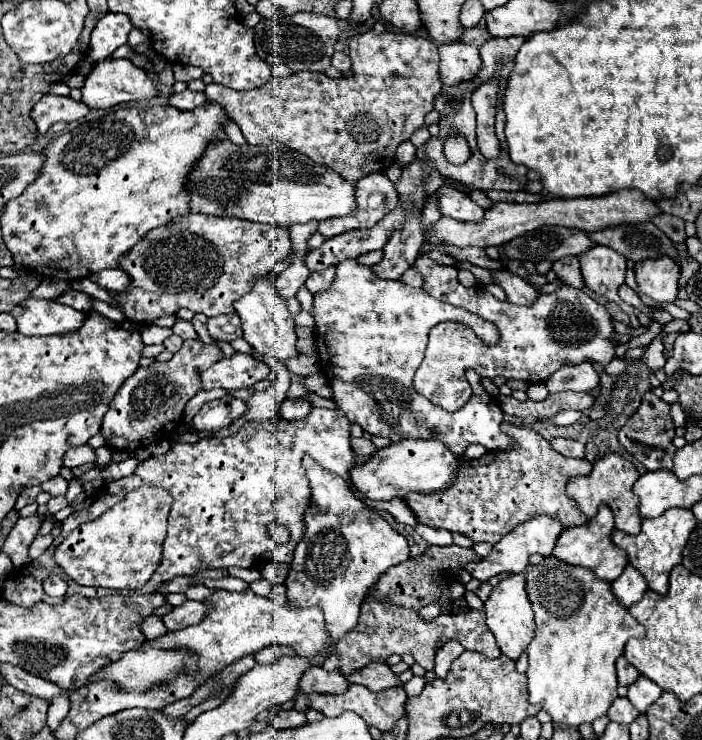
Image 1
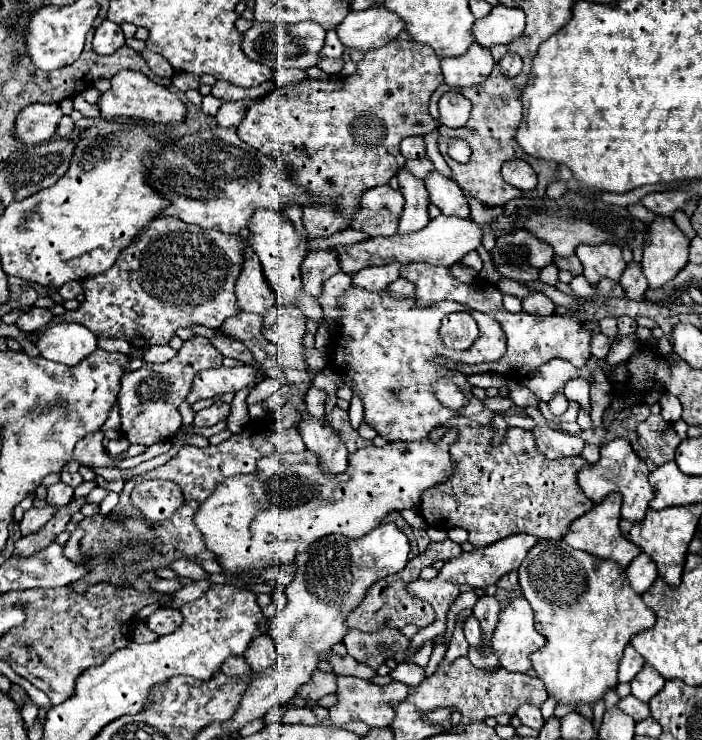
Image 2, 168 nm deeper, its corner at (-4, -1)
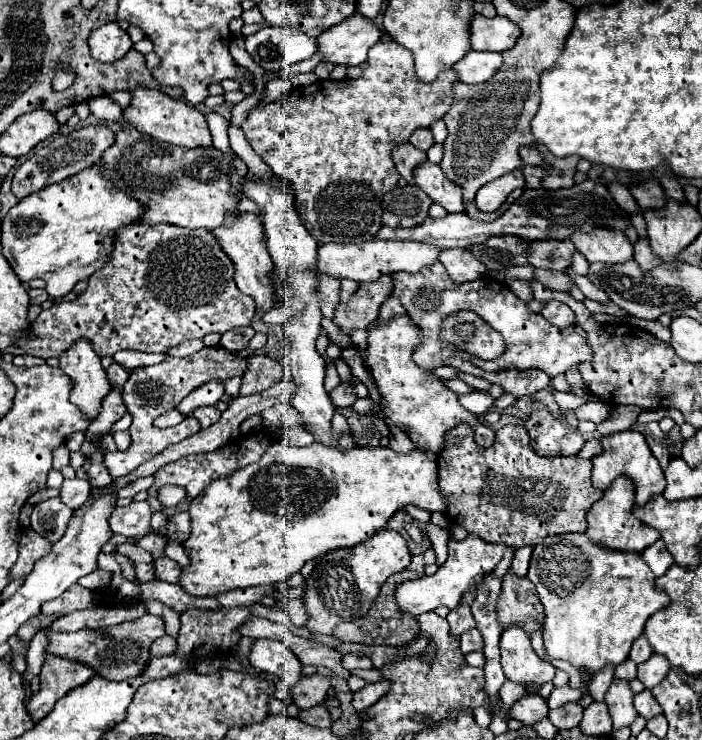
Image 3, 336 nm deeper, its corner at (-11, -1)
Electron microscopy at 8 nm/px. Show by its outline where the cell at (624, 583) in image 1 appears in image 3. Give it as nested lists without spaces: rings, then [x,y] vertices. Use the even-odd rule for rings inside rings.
[[[661,538],[655,544],[651,544],[651,548],[643,550],[643,558],[645,558],[647,566],[653,570],[655,576],[663,576],[667,572],[667,568],[673,564],[671,552],[665,550]]]

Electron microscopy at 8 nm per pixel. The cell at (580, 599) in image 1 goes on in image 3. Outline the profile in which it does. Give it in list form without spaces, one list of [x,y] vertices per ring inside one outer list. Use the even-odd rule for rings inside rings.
[[[555,534],[547,536],[533,548],[527,578],[535,584],[541,604],[545,606],[547,622],[543,624],[545,650],[551,658],[569,660],[579,670],[595,674],[605,664],[621,664],[627,660],[631,644],[643,634],[651,614],[669,604],[667,594],[657,590],[651,568],[645,566],[641,554],[619,554],[619,550],[599,550],[587,542],[587,534]]]

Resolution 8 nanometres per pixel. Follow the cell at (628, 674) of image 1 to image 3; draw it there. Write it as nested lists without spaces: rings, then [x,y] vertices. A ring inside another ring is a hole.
[[[641,634],[641,636],[633,642],[633,648],[631,648],[629,658],[631,658],[633,662],[641,664],[641,662],[649,660],[649,658],[651,658],[651,654],[653,654],[653,650],[651,650],[651,646],[649,646],[649,642],[647,642],[645,634]]]

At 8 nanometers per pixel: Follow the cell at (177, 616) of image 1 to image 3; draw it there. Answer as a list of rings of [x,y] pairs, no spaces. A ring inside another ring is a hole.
[[[145,614],[133,622],[123,622],[117,626],[105,626],[105,628],[83,628],[77,632],[47,632],[47,654],[59,654],[63,658],[71,658],[73,662],[83,662],[85,666],[91,666],[95,674],[101,678],[111,678],[121,682],[123,678],[135,678],[135,674],[143,672],[143,666],[151,660],[149,644],[155,638],[161,638],[165,634],[165,622],[161,616]]]

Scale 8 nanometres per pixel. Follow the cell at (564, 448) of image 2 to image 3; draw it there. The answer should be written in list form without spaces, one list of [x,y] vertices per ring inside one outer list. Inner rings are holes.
[[[547,408],[533,410],[523,426],[539,456],[575,456],[585,444],[579,430],[563,424]]]

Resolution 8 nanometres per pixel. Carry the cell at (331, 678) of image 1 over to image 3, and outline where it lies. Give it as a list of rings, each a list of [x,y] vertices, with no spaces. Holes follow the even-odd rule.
[[[313,674],[313,676],[303,676],[295,686],[291,686],[291,698],[293,704],[299,710],[307,710],[313,708],[317,704],[321,704],[329,692],[331,684],[327,676],[321,674]]]

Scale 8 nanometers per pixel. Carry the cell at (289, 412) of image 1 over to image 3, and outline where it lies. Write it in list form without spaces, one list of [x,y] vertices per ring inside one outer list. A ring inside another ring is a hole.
[[[341,382],[329,396],[331,396],[333,406],[337,406],[337,408],[349,408],[349,406],[353,406],[355,400],[357,400],[355,388],[353,388],[351,384],[345,384],[345,382]]]

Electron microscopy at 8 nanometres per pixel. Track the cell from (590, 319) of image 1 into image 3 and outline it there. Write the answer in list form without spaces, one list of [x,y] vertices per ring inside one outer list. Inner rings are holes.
[[[435,262],[435,266],[429,266],[427,270],[421,270],[419,274],[393,274],[393,292],[391,296],[399,298],[403,302],[403,308],[407,310],[407,316],[415,322],[415,326],[421,330],[421,346],[415,348],[415,364],[433,370],[437,366],[443,366],[443,360],[449,356],[459,356],[463,360],[469,360],[471,364],[487,370],[487,372],[497,372],[497,370],[509,370],[509,368],[539,368],[545,370],[549,376],[563,374],[569,366],[581,364],[585,360],[591,360],[591,348],[581,338],[579,334],[569,334],[563,336],[555,326],[551,326],[541,314],[535,314],[527,308],[525,302],[521,302],[503,282],[497,282],[489,276],[473,280],[473,282],[463,282],[455,284],[449,276],[447,270],[441,262]],[[459,310],[471,310],[479,314],[493,330],[497,330],[503,340],[505,340],[505,352],[495,358],[495,360],[481,360],[475,358],[473,354],[469,356],[467,352],[451,346],[449,342],[443,340],[439,334],[439,320],[445,320],[453,312]]]

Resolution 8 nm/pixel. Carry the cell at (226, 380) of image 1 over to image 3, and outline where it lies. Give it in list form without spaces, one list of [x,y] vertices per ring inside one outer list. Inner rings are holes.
[[[211,380],[203,386],[199,386],[197,390],[193,390],[187,398],[183,398],[179,402],[179,406],[175,406],[183,416],[189,416],[195,408],[199,406],[215,406],[219,402],[219,398],[223,396],[223,384],[217,380]]]

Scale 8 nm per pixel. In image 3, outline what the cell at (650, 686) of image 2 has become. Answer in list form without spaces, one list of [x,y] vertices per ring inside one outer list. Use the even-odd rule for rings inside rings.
[[[653,654],[647,662],[639,666],[637,678],[645,684],[645,688],[653,688],[667,676],[669,670],[671,670],[671,664],[667,662],[667,658],[663,658],[663,654]]]

